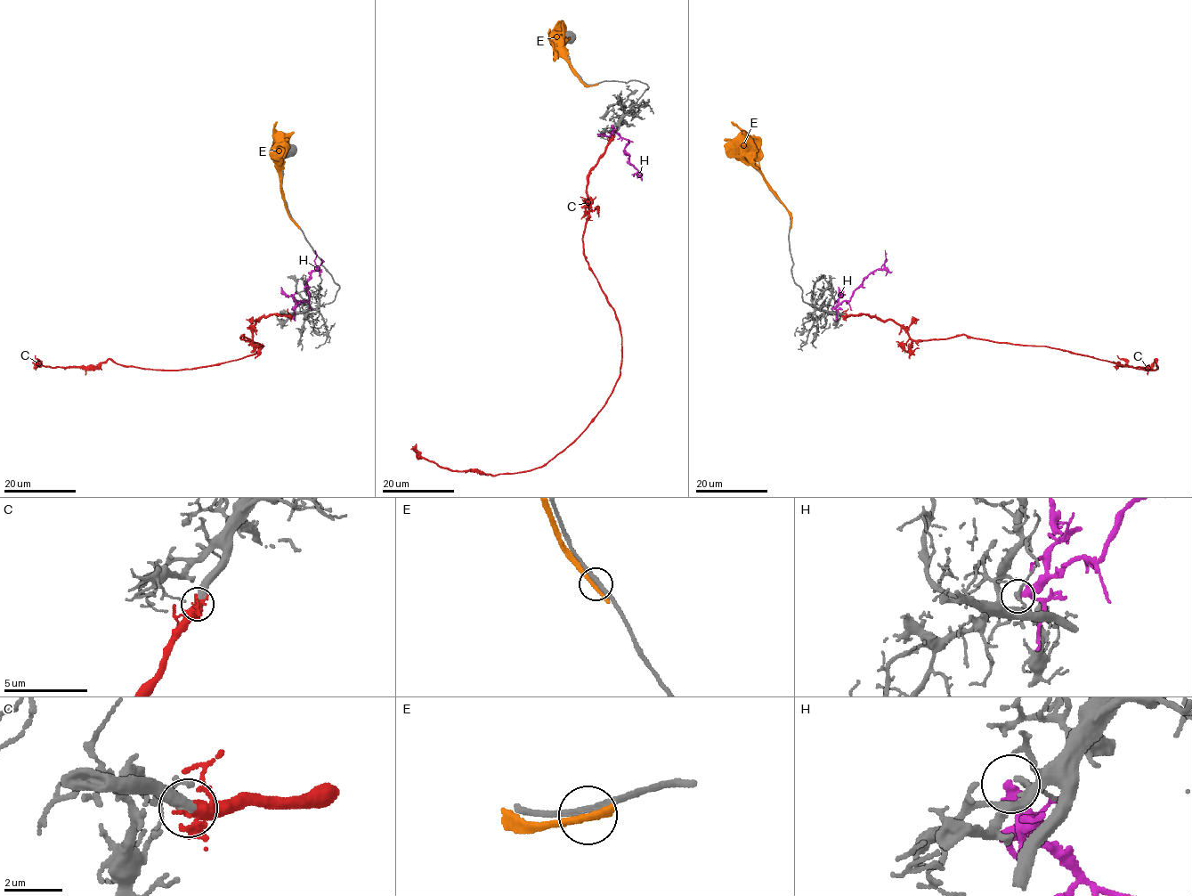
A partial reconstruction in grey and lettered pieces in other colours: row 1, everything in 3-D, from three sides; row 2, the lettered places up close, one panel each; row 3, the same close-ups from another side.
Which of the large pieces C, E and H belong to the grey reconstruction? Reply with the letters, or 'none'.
C

